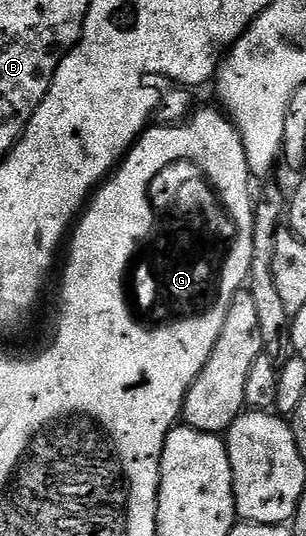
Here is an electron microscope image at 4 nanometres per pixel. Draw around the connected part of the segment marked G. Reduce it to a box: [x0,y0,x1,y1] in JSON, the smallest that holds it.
[121,157,241,333]

